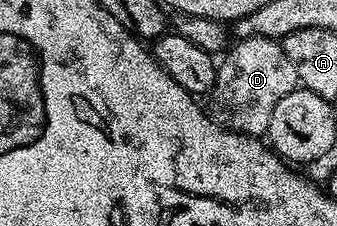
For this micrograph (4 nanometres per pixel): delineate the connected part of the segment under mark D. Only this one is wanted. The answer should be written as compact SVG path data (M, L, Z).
M267 37L236 40L224 52L224 57L225 60L216 64L217 76L211 92L212 118L230 131L254 137L264 136L271 125L275 105L279 105L287 93L298 90L295 65L291 65L287 53L283 53L280 42Z

